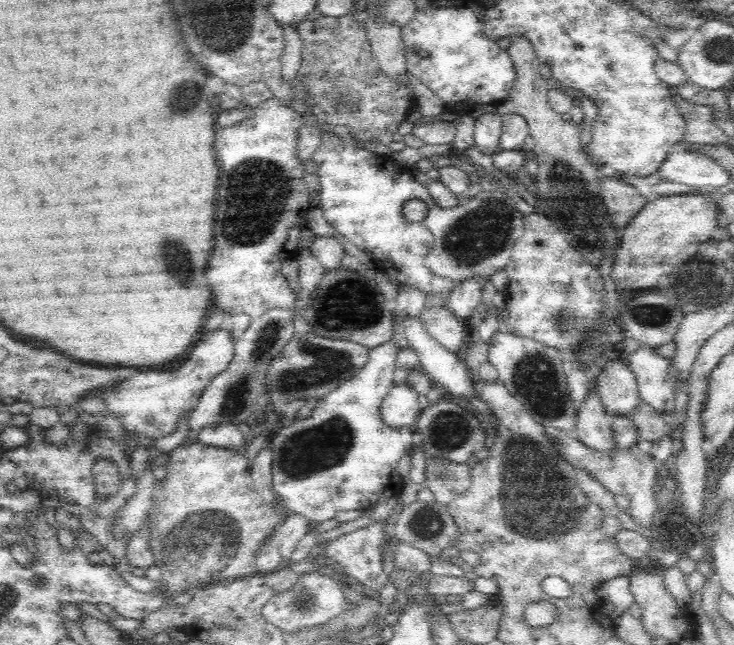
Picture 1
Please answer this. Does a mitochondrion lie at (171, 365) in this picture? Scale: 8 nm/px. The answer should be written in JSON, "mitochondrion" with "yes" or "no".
{"mitochondrion":"no"}

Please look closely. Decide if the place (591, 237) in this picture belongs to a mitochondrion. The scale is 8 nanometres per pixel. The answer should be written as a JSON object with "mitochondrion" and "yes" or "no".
{"mitochondrion":"yes"}

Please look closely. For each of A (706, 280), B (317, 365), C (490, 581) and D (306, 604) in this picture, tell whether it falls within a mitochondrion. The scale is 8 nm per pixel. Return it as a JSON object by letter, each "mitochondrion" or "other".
{"A":"mitochondrion","B":"mitochondrion","C":"other","D":"mitochondrion"}

